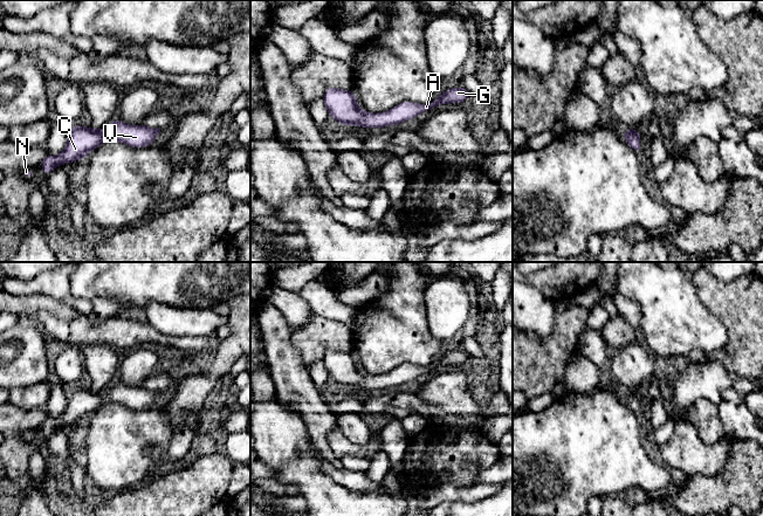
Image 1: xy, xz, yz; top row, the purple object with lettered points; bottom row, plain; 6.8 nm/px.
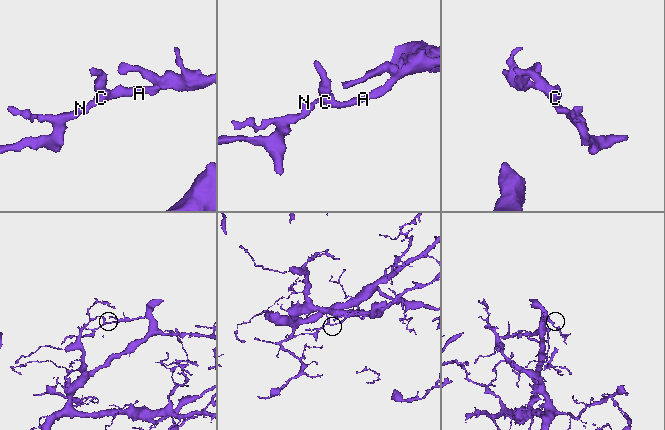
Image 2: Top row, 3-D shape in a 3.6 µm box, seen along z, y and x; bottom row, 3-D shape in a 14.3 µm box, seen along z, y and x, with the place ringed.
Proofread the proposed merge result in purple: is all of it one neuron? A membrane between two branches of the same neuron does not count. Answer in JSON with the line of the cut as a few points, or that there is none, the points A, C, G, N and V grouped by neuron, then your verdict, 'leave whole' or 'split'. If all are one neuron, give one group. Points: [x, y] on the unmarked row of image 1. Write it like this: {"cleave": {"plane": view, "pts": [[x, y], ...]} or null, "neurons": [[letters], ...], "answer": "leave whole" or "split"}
{"cleave": null, "neurons": [["A", "C", "G", "N", "V"]], "answer": "leave whole"}

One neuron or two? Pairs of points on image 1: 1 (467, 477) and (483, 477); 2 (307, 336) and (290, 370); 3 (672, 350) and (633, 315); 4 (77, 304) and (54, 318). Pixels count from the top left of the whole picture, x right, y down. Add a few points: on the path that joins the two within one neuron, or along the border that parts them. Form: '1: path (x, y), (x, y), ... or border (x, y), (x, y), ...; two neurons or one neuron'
1: border (497, 461), (489, 467), (482, 468), (474, 481); two neurons
2: border (291, 332), (291, 344), (308, 369); two neurons
3: border (627, 297), (639, 305), (640, 335); two neurons
4: border (67, 302), (87, 316); two neurons

